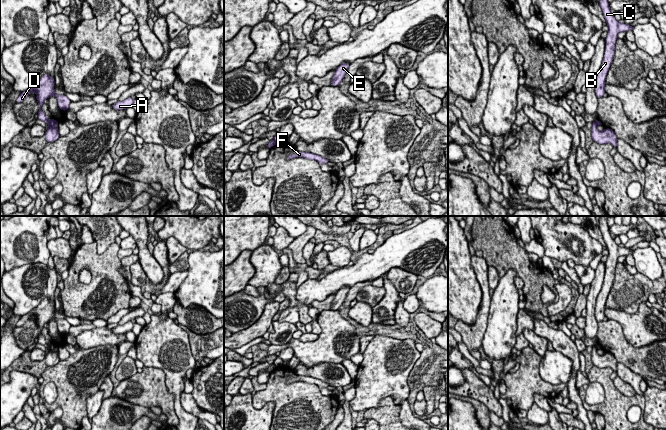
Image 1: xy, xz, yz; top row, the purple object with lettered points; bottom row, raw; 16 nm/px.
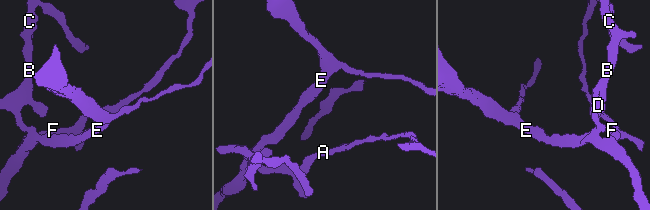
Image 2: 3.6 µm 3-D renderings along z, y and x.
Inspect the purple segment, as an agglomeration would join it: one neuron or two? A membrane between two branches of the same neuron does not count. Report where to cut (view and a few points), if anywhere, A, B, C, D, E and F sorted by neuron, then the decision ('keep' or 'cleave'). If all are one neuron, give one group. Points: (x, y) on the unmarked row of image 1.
xy (50, 344), (49, 349) | A E F / B C D | cleave

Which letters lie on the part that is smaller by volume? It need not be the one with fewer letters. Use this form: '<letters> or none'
B, C, D

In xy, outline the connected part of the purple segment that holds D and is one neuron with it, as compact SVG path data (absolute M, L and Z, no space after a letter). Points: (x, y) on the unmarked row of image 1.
M46 297L36 308L32 309L26 315L21 316L16 324L16 327L23 326L30 317L35 316L37 326L40 329L37 337L38 343L44 345L47 349L50 349L50 344L46 342L46 339L41 332L45 324L54 319L57 322L59 332L63 335L68 334L71 327L71 325L65 319L58 319L55 316L54 308L55 304Z

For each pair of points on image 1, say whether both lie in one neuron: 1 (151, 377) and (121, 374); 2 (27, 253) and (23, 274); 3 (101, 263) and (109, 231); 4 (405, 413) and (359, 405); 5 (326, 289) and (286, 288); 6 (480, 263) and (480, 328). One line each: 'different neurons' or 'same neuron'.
1: different neurons
2: different neurons
3: different neurons
4: different neurons
5: different neurons
6: same neuron

